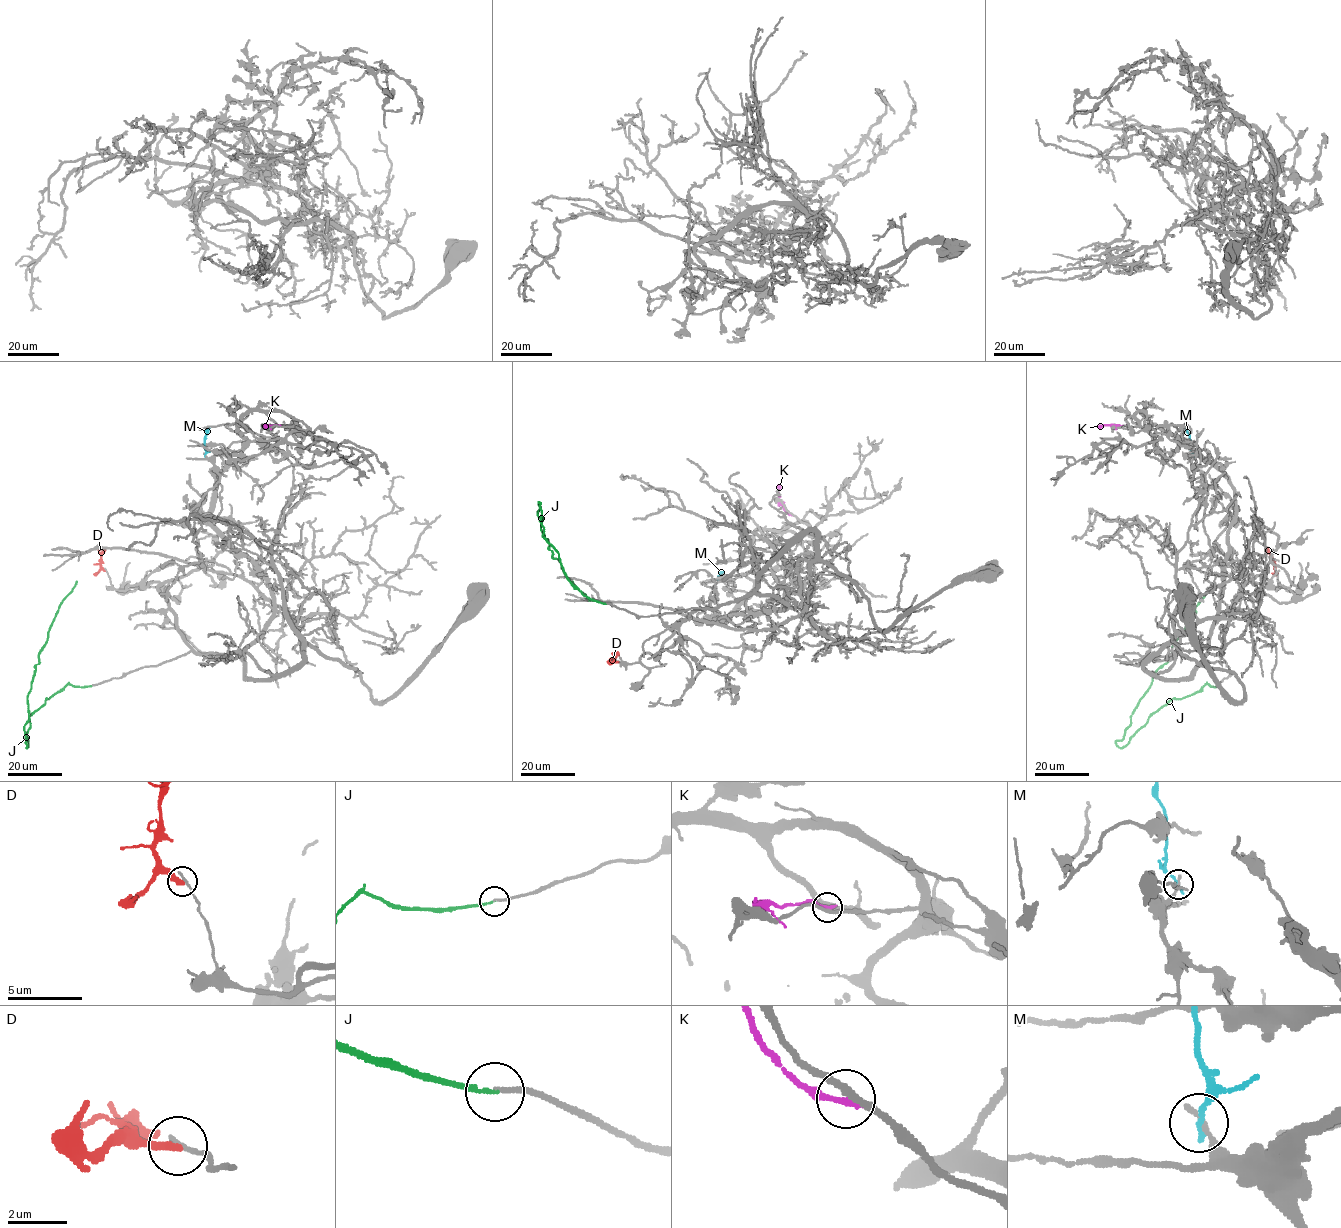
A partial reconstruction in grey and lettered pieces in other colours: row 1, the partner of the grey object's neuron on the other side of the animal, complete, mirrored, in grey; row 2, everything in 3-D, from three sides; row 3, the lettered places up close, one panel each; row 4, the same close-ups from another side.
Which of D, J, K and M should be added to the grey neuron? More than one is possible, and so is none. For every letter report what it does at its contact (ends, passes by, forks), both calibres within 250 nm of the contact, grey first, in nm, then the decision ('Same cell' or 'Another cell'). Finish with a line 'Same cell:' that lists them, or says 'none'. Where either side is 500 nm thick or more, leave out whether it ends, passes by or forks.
D: It ends there. Thickness 190 nm (grey) against 320 nm. Another cell
J: It ends there. Thickness 170 nm (grey) against 140 nm. Same cell
K: It ends there. Thickness 240 nm (grey) against 240 nm. Another cell
M: It ends there. Thickness 200 nm (grey) against 200 nm. Another cell
Same cell: J

